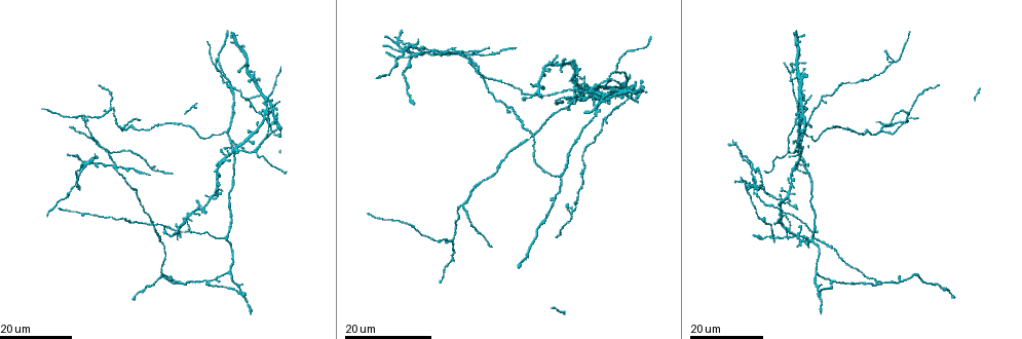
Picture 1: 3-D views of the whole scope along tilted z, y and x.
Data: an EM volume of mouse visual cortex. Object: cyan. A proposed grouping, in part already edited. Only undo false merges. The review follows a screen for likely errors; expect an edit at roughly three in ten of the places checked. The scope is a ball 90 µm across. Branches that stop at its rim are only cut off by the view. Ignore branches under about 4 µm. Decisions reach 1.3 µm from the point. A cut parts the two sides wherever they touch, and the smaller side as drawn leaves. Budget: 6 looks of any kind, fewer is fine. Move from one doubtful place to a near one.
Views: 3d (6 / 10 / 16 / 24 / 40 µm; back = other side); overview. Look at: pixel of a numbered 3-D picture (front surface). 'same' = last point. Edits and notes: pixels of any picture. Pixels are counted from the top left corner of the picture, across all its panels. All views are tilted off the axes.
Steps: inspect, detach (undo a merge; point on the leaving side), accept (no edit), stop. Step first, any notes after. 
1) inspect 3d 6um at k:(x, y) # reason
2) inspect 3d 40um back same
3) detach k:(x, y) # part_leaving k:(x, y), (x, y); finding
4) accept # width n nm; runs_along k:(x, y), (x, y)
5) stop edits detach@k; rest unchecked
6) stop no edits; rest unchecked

inspect 3d 24um at 1:(573, 212) # four arms meet

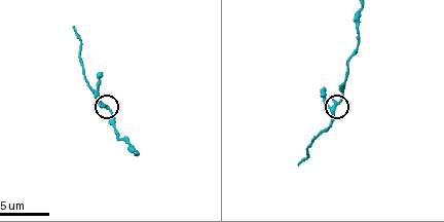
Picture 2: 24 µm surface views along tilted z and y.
inspect 3d 10um at 2:(332, 107) # zoom in

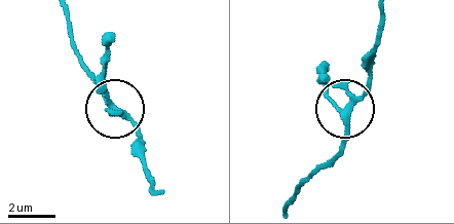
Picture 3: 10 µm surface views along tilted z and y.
accept # one neuron here

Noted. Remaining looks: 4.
inspect 3d 16um at 1:(881, 284) # three-way junction

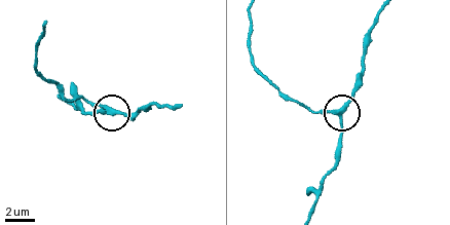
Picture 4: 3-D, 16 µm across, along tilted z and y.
inspect 3d 6um at 4:(106, 107)

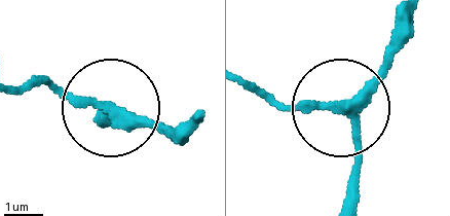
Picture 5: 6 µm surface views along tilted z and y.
accept # width 250 nm; runs_along 5:(414, 14), (404, 43), (345, 104), (361, 200); one neuron here

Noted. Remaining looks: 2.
inspect 3d 24um at 1:(260, 94) # small branch off a trunk

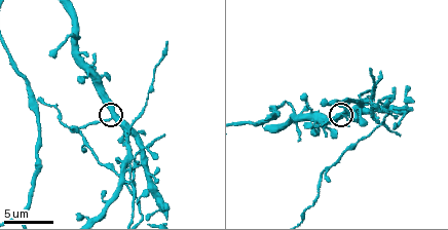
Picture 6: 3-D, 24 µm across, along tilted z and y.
inspect 3d 10um at 6:(112, 118) # closer look

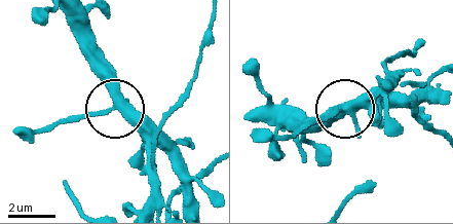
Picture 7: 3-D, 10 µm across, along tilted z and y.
accept # side_arm 5 um; arms 4; all the same neuron

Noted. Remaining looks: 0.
stop no edits; rest unchecked

